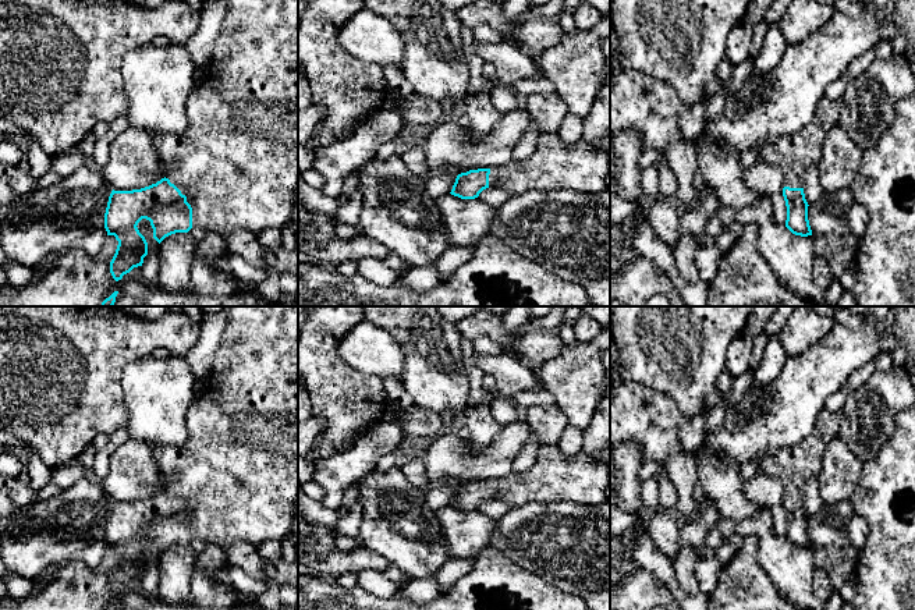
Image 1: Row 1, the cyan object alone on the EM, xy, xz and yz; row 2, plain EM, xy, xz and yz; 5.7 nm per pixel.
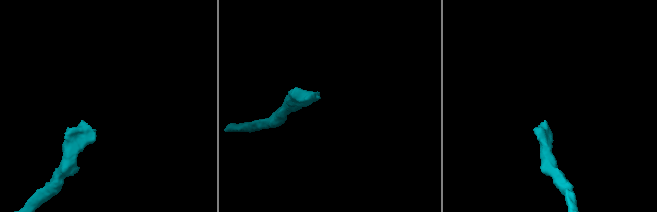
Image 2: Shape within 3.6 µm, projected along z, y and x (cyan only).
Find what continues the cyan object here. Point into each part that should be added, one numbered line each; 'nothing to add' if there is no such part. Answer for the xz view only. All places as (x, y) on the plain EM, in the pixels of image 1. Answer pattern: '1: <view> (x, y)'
1: xz (553, 478)

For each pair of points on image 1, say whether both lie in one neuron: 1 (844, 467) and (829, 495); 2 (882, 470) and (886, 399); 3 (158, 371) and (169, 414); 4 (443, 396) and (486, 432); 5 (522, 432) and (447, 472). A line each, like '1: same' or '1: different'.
1: same
2: different
3: same
4: different
5: same

